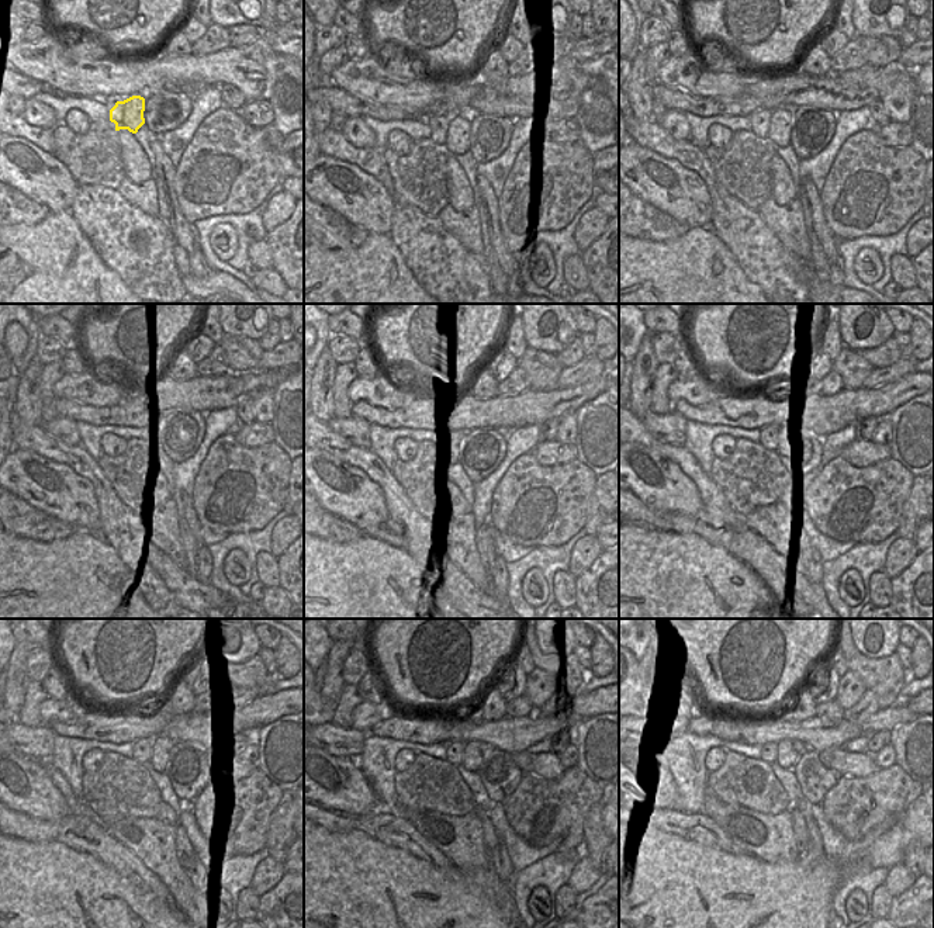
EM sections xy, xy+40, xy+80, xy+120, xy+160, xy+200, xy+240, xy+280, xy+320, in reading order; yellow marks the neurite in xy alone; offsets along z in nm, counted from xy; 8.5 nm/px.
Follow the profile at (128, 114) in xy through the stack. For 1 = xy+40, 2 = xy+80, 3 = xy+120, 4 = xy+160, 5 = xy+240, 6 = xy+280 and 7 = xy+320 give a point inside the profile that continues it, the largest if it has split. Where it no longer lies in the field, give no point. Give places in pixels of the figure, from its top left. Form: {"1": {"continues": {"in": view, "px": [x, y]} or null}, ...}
{"1": {"continues": {"in": "xy+40", "px": [443, 114]}}, "2": {"continues": {"in": "xy+80", "px": [760, 120]}}, "3": {"continues": {"in": "xy+120", "px": [132, 440]}}, "4": {"continues": {"in": "xy+160", "px": [452, 436]}}, "5": {"continues": {"in": "xy+240", "px": [156, 752]}}, "6": {"continues": {"in": "xy+280", "px": [470, 754]}}, "7": {"continues": {"in": "xy+320", "px": [787, 752]}}}

